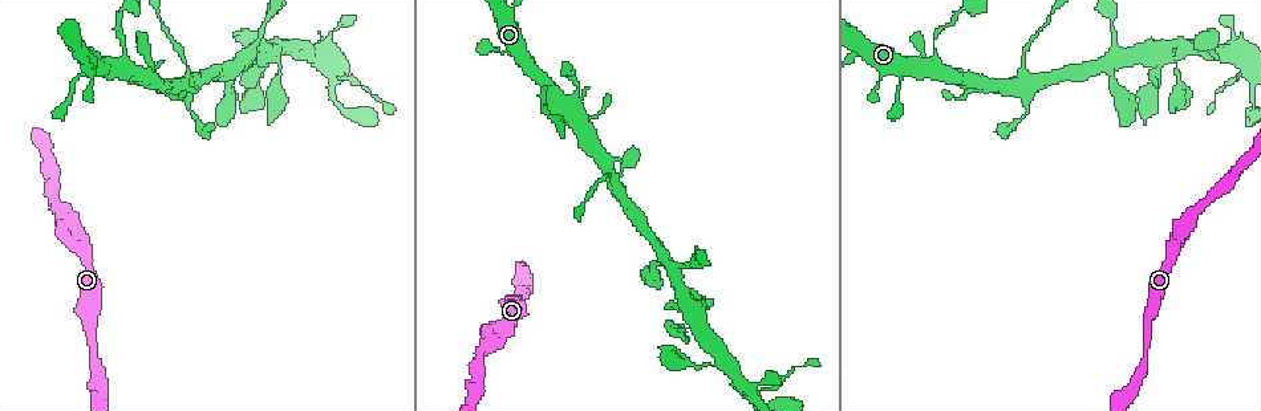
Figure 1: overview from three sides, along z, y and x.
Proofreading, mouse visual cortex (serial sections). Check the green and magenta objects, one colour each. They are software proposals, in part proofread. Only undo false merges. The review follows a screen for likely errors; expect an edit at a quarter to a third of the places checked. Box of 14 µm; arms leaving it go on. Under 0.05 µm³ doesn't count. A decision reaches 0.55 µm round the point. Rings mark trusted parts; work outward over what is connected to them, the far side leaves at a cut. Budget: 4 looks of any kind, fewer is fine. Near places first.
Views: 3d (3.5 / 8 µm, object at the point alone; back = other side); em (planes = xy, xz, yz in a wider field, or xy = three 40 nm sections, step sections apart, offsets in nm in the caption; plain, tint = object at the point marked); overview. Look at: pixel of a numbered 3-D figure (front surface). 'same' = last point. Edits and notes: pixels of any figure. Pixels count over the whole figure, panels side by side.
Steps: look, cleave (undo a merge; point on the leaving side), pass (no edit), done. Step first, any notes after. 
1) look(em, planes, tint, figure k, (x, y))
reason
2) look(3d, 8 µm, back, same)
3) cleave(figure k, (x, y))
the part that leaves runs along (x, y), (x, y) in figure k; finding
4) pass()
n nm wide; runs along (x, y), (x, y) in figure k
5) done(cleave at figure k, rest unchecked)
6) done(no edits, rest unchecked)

look(3d, 3.5 µm, figure 1, (1179, 233))
sharp bend

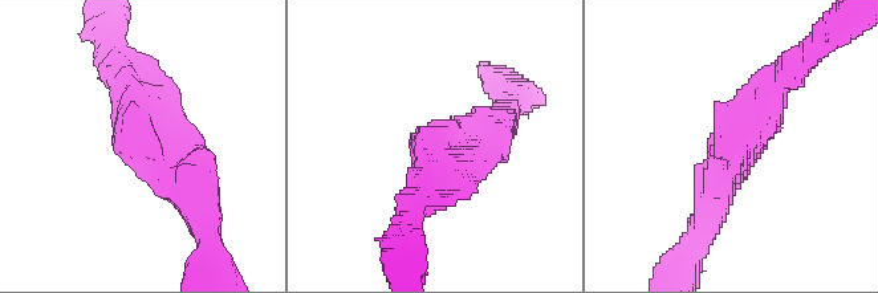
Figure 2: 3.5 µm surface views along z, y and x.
look(em, xy, step 1, tint, figure 2, (734, 143))
now the EM

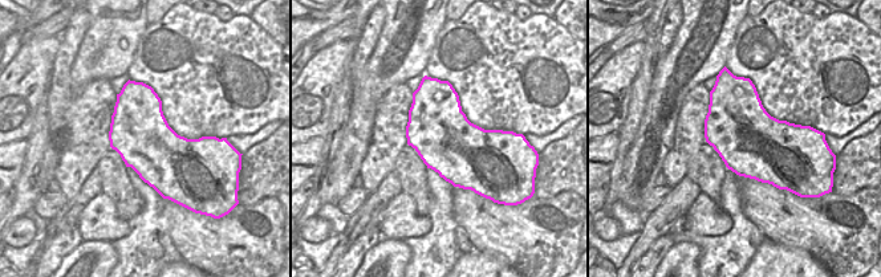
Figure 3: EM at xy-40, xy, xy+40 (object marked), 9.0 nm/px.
pass()
runs along (199, 206), (138, 145), (118, 153) in figure 2; continuous, no second cell

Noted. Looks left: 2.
look(3d, 3.5 µm, figure 1, (296, 50))
small branch off a trunk

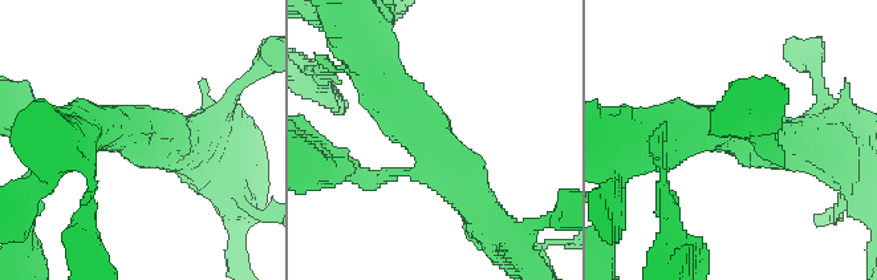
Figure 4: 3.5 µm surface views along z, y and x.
look(em, xy, step 1, tint, figure 4, (442, 163))
3 arms; arms of 150, 500, 500 nm; shape alone is not enough

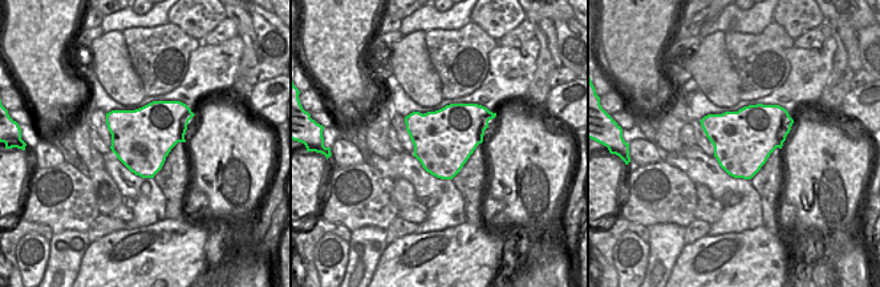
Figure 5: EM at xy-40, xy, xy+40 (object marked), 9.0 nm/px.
pass()
550 nm wide; runs along (388, 94), (498, 234) in figure 4; continuous, no second cell

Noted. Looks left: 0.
done(no edits, rest unchecked)

